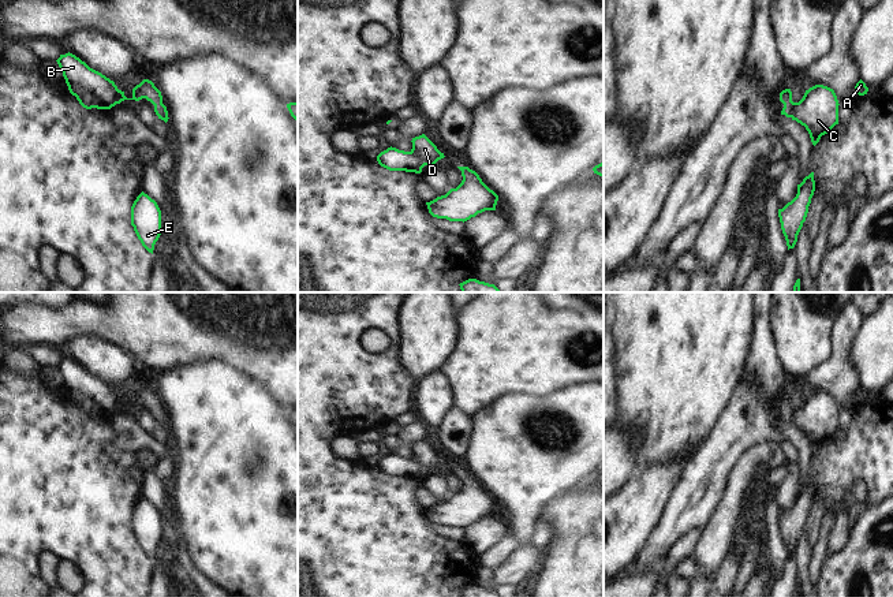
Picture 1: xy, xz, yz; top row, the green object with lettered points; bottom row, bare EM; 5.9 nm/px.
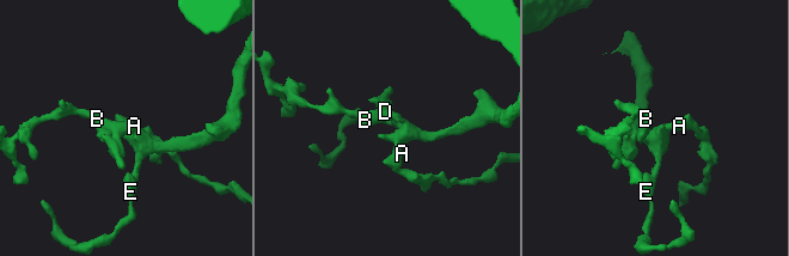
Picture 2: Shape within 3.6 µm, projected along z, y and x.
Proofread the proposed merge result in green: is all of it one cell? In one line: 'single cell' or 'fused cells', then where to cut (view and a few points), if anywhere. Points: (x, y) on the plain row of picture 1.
single cell; cut none

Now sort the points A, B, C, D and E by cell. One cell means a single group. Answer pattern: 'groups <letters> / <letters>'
groups A B C D E

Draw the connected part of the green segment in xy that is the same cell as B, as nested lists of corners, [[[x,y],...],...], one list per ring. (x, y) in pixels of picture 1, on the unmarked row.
[[[72,359],[60,361],[56,366],[68,396],[76,403],[79,410],[86,414],[111,415],[124,406],[139,407],[146,404],[154,411],[158,425],[168,428],[168,417],[162,410],[161,398],[149,385],[143,385],[132,395],[132,403],[127,404],[124,398],[119,396],[113,387],[101,378],[90,374],[85,367]]]

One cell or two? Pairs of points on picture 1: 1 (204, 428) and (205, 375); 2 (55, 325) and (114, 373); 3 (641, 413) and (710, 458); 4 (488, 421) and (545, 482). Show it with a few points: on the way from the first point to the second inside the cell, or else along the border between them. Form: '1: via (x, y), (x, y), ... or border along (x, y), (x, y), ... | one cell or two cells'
1: via (205, 414), (205, 388) | one cell
2: border along (88, 334), (74, 336), (63, 343) | two cells
3: border along (716, 422), (699, 450), (686, 463) | two cells
4: via (503, 436), (530, 467) | one cell

